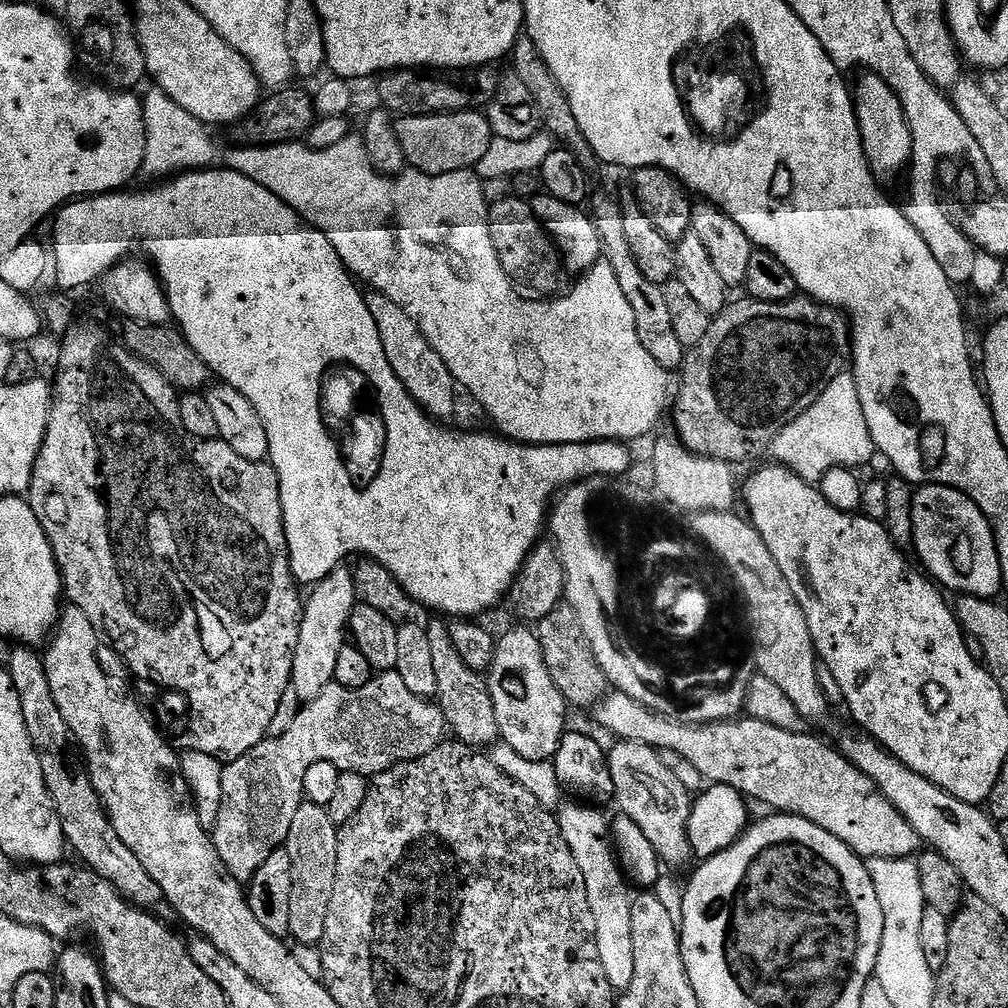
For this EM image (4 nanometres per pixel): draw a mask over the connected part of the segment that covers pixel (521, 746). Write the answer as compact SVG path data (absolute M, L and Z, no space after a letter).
M517 626L511 632L499 637L496 641L496 651L490 663L492 673L487 673L486 687L492 697L494 714L500 727L503 743L509 744L522 758L534 762L552 760L559 750L560 740L566 733L564 715L570 711L556 678L547 660L544 659L544 646L540 643L539 635L531 627Z

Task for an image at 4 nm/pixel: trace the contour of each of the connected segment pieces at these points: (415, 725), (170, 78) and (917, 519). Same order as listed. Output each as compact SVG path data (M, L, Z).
M396 670L381 671L379 674L373 675L372 681L366 686L362 686L355 690L344 688L341 684L333 682L329 684L327 688L319 691L315 696L317 697L310 701L305 708L302 708L299 711L294 726L292 726L292 729L289 730L289 732L284 733L284 735L278 738L267 737L261 744L254 746L246 754L242 754L236 760L229 760L223 765L222 802L220 803L220 813L216 819L211 838L213 844L216 845L216 849L218 850L218 854L222 858L224 865L226 865L228 871L237 878L251 877L252 873L262 866L264 859L272 853L272 849L281 847L281 845L287 841L288 835L290 834L290 828L293 825L294 814L298 813L300 804L306 800L306 793L303 790L303 782L308 770L314 768L322 761L333 761L336 759L341 771L353 771L359 772L361 775L377 776L399 764L408 763L418 757L424 757L426 754L437 748L445 739L444 732L446 733L446 721L444 719L443 711L436 706L431 708L431 706L428 705L431 703L429 703L427 699L418 697L415 693L411 692L406 686L406 682L400 677L399 671Z
M152 4L148 12L138 16L138 31L149 73L156 75L160 79L157 80L159 87L194 114L201 124L239 125L260 107L262 81L251 62L238 49L231 48L195 7L188 6L181 12L163 12Z
M935 482L917 487L911 497L910 525L910 540L916 543L924 570L939 585L979 598L1000 596L1000 583L1006 580L1006 573L1000 565L994 524L967 491Z

